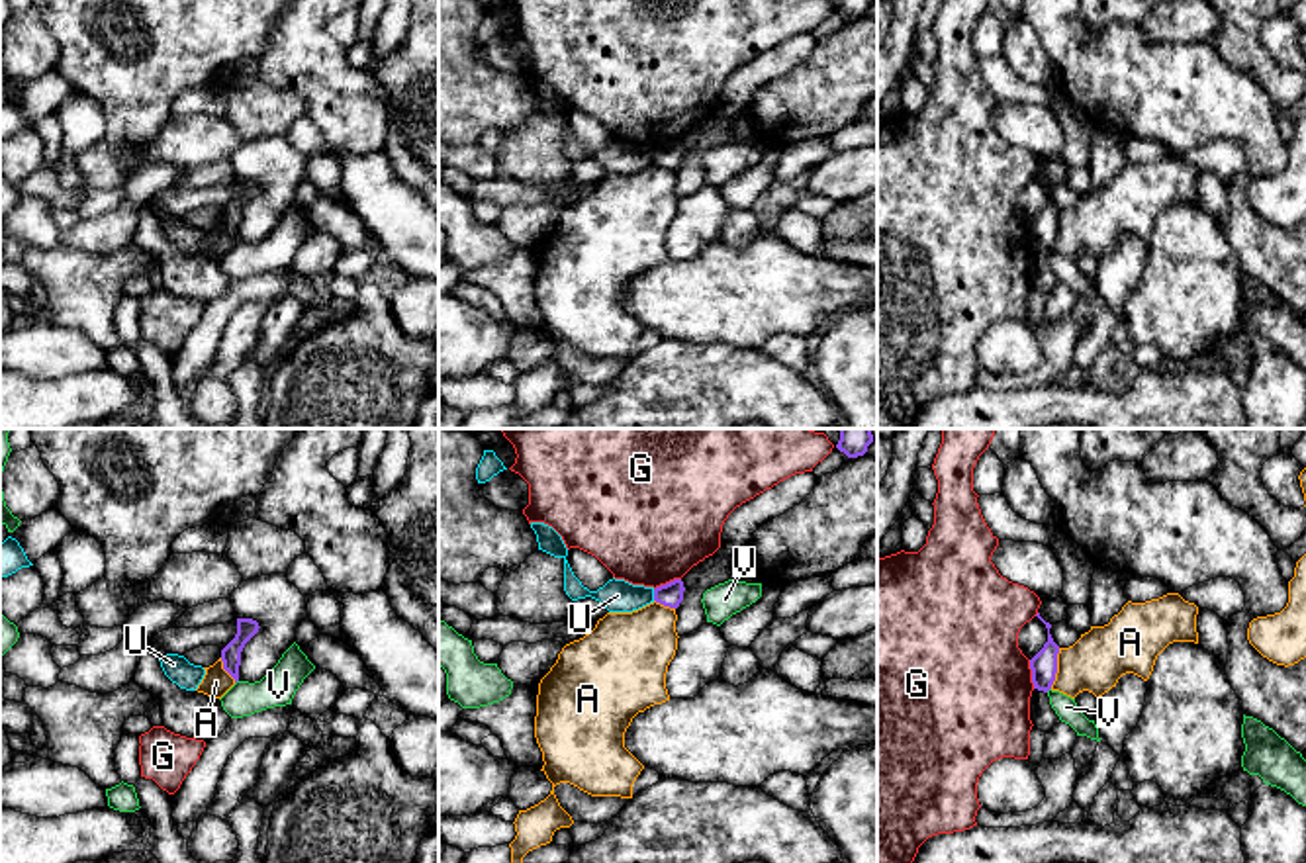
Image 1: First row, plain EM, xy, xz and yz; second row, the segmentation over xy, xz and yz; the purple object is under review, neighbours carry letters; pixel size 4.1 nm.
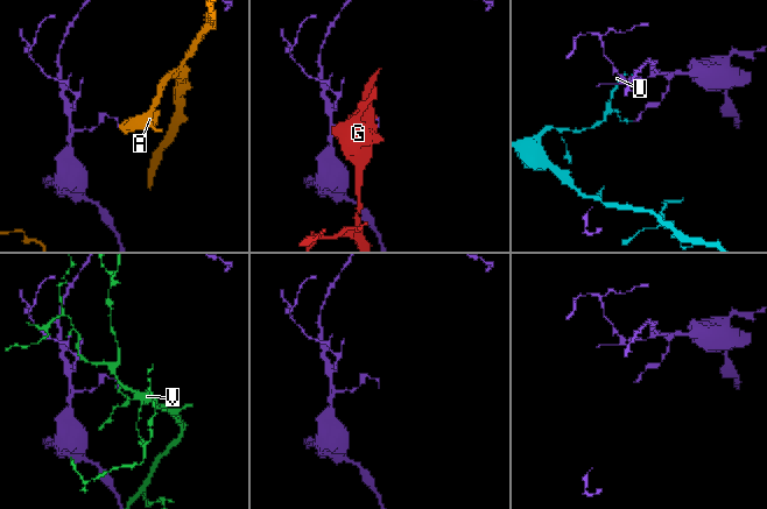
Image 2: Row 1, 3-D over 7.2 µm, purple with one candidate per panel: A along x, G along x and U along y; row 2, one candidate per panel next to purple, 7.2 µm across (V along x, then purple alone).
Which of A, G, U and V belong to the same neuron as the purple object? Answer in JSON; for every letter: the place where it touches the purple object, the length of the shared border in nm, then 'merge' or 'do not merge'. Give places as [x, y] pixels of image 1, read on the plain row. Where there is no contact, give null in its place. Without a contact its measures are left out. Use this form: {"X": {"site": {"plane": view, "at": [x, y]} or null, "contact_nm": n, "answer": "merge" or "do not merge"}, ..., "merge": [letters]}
{"A": {"site": {"plane": "yz", "at": [1056, 229]}, "contact_nm": 170, "answer": "do not merge"}, "G": {"site": {"plane": "yz", "at": [1032, 235]}, "contact_nm": 120, "answer": "do not merge"}, "U": {"site": {"plane": "xz", "at": [654, 157]}, "contact_nm": 50, "answer": "do not merge"}, "V": {"site": {"plane": "yz", "at": [1048, 251]}, "contact_nm": 30, "answer": "do not merge"}, "merge": []}

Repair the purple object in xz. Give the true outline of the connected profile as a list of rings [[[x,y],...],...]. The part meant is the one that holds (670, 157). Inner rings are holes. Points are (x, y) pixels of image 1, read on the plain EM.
[[[674,141],[654,151],[654,162],[664,168],[677,170],[679,164],[683,162],[683,153],[685,153],[683,143]]]

